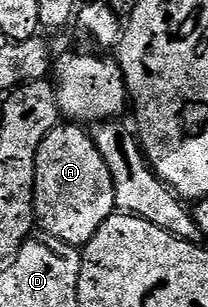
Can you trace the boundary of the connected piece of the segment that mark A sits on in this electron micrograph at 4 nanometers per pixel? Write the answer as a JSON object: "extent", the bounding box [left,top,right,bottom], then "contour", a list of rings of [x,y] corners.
{"extent":[36,122,117,246],"contour":[[[72,122],[57,126],[42,142],[36,155],[36,219],[42,228],[44,224],[48,236],[62,238],[67,244],[77,246],[88,244],[90,238],[94,238],[94,234],[98,234],[100,227],[117,211],[116,191],[110,170],[95,139],[89,133],[87,136],[83,130],[83,127]]]}

